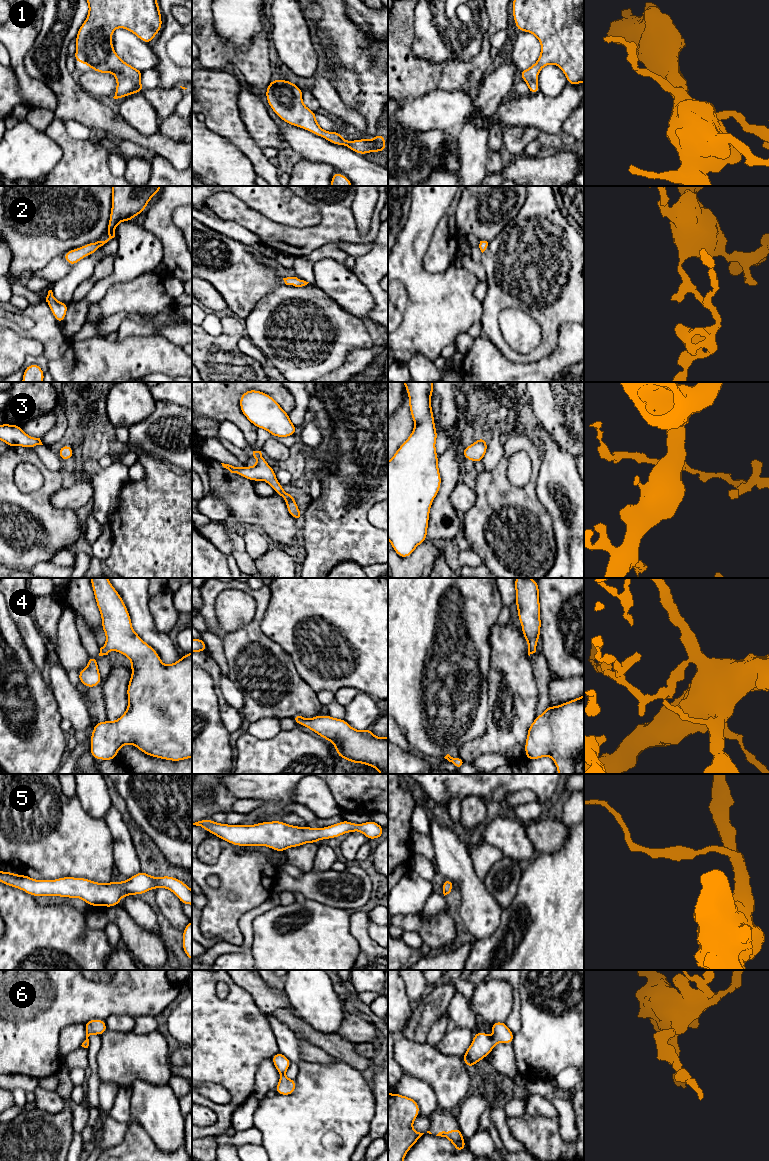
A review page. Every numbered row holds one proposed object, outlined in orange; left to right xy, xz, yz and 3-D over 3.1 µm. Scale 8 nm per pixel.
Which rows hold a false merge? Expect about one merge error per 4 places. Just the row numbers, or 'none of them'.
none of them

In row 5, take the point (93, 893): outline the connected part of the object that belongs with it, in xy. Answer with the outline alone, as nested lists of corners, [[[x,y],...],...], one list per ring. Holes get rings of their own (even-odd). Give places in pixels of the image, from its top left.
[[[0,871],[0,882],[23,890],[32,896],[80,898],[90,906],[113,907],[124,896],[144,894],[150,889],[164,887],[173,892],[182,904],[192,905],[192,890],[179,879],[170,876],[152,877],[140,871],[123,882],[107,884],[86,878],[62,877],[55,880],[35,880],[27,875]]]

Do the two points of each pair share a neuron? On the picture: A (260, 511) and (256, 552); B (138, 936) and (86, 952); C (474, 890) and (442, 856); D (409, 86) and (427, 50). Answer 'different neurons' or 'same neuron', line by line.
A: different neurons
B: different neurons
C: same neuron
D: different neurons

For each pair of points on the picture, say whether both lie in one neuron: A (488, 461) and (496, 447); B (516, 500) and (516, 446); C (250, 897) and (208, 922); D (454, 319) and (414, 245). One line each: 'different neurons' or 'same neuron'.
A: same neuron
B: same neuron
C: same neuron
D: same neuron

